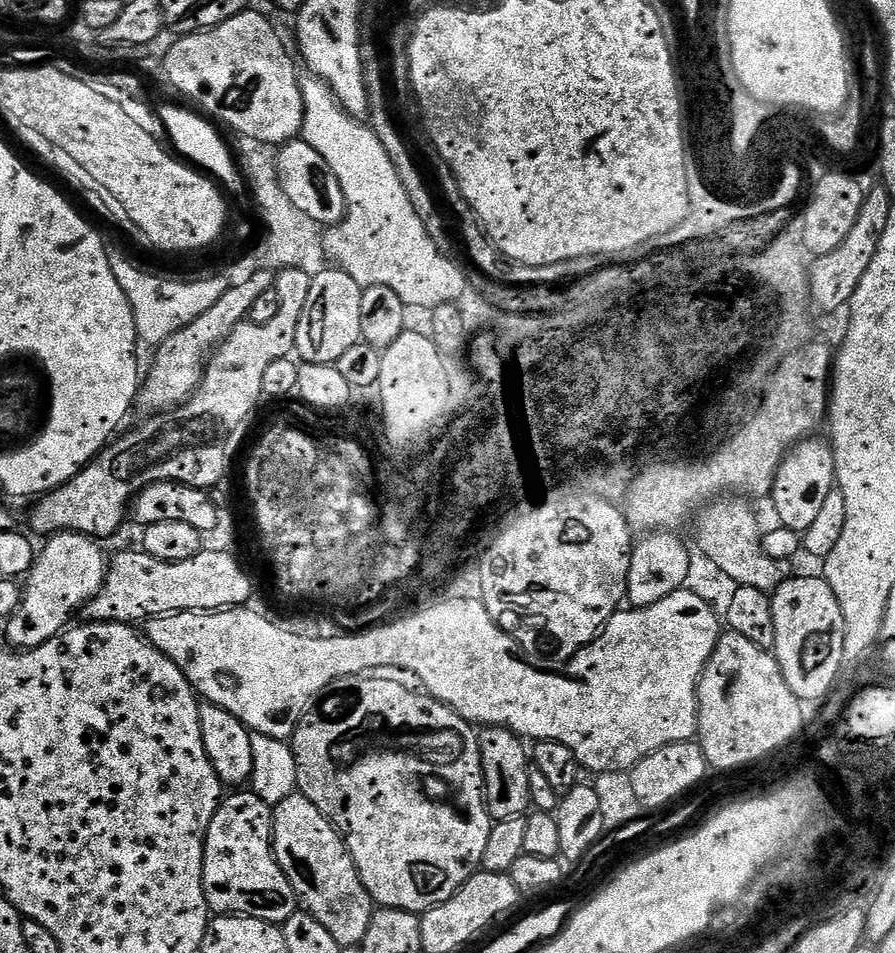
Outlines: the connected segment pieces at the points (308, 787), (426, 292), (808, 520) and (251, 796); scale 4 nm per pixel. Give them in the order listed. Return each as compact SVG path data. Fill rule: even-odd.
M361 674L335 680L331 688L321 695L311 711L300 721L290 741L294 762L298 766L296 787L299 795L310 798L310 802L314 802L318 810L322 810L324 817L336 825L336 831L344 837L344 844L373 901L381 908L397 908L423 914L460 891L473 873L481 867L482 854L486 854L486 842L490 838L494 821L488 812L488 801L484 798L484 771L477 729L467 720L463 720L449 705L423 691L415 692L414 689L407 688L396 680L387 680L384 676L387 675Z
M305 79L300 89L304 98L302 139L314 146L322 158L326 158L326 166L334 170L338 186L342 186L342 194L348 203L348 213L343 222L331 225L324 234L324 249L328 251L329 261L350 274L350 278L354 278L354 282L358 282L363 289L390 286L390 290L394 290L394 294L398 294L404 305L412 310L433 310L443 303L457 303L459 296L470 285L470 280L464 277L463 270L448 254L434 243L430 234L426 234L426 226L422 226L422 218L418 218L418 210L414 210L410 194L406 194L406 186L402 186L402 178L398 178L398 170L390 154L386 154L386 146L382 146L376 131L363 119L351 116L323 80Z
M817 438L801 440L785 456L776 472L776 481L772 487L770 503L776 507L776 516L781 525L795 532L804 534L813 525L814 518L821 513L826 496L836 484L836 461L831 447Z
M236 790L231 794L225 795L220 801L218 810L214 814L214 818L210 822L210 830L206 834L206 842L204 843L204 861L202 862L202 882L204 883L204 893L206 894L206 902L208 903L209 913L217 916L249 916L250 918L258 918L265 920L271 924L283 924L298 911L298 897L294 886L290 886L290 878L286 878L286 874L282 870L282 866L276 861L276 851L272 849L272 814L273 805L262 802L262 798L258 798L255 792L251 790Z

